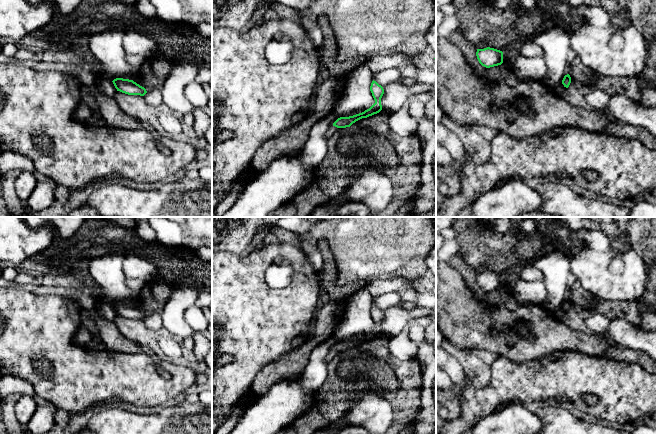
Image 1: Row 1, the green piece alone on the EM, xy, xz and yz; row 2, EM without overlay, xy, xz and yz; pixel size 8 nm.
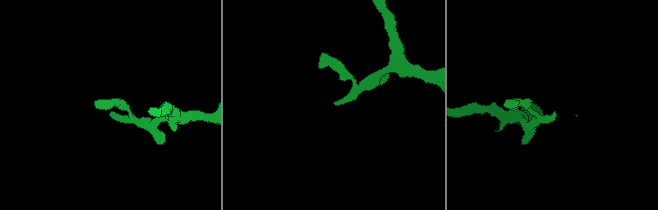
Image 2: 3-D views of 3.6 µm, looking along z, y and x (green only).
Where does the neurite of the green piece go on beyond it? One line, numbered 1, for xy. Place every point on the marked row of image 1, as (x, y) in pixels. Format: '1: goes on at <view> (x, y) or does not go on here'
1: does not go on here

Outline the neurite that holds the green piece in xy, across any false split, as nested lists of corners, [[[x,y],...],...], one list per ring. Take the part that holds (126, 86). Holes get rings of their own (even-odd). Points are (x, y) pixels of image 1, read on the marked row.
[[[116,78],[112,82],[115,88],[117,89],[117,91],[120,91],[128,95],[144,96],[147,93],[144,87],[140,86],[133,80]]]

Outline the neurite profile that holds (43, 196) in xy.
[[[52,181],[37,182],[31,195],[24,203],[28,210],[40,212],[56,201],[55,198],[56,184]]]

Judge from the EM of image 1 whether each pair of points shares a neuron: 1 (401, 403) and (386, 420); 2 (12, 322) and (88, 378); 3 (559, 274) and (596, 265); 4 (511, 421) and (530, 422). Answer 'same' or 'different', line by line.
1: different
2: same
3: different
4: same

